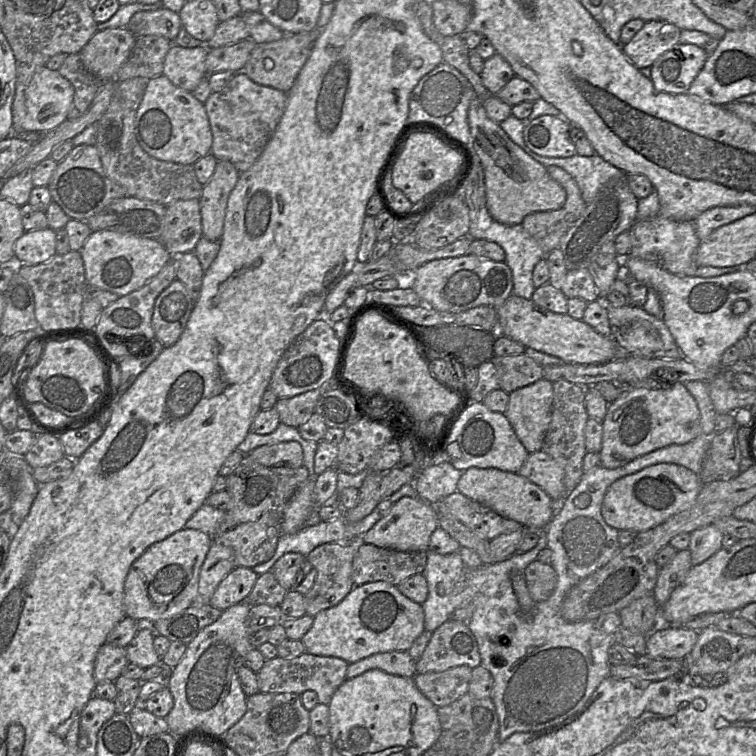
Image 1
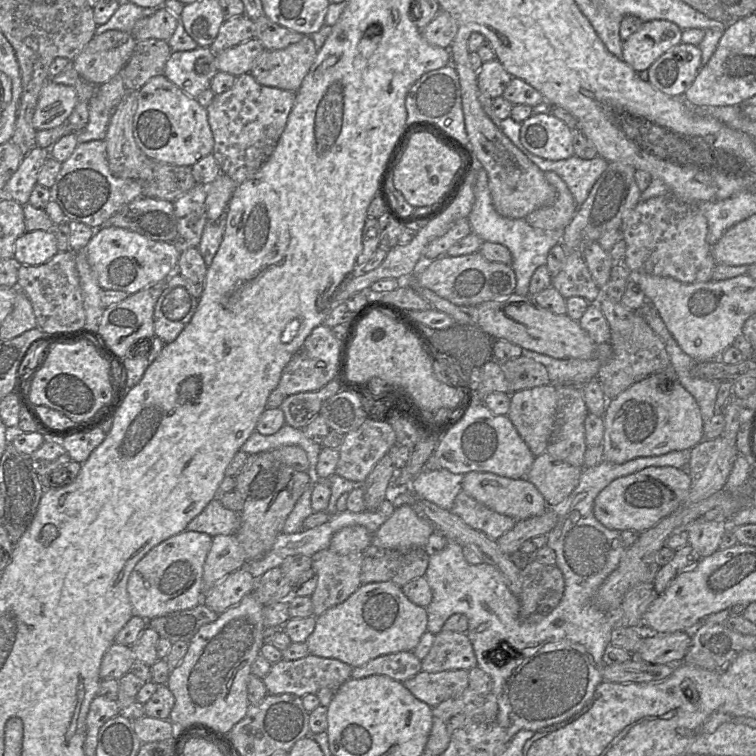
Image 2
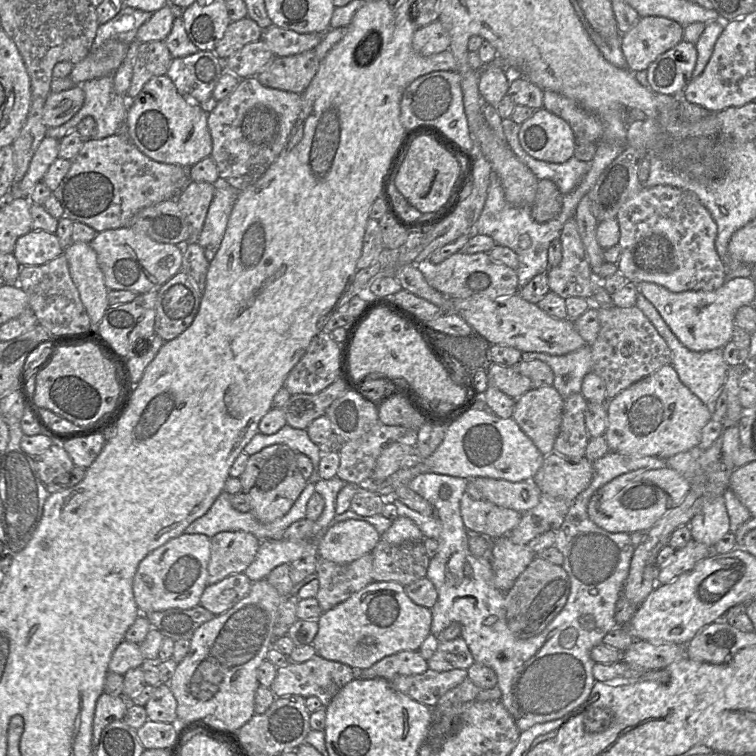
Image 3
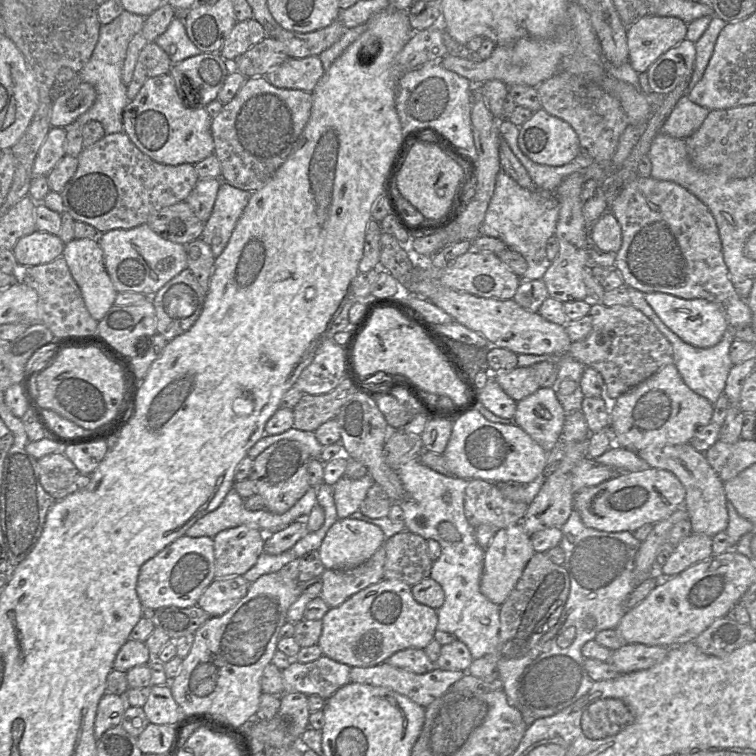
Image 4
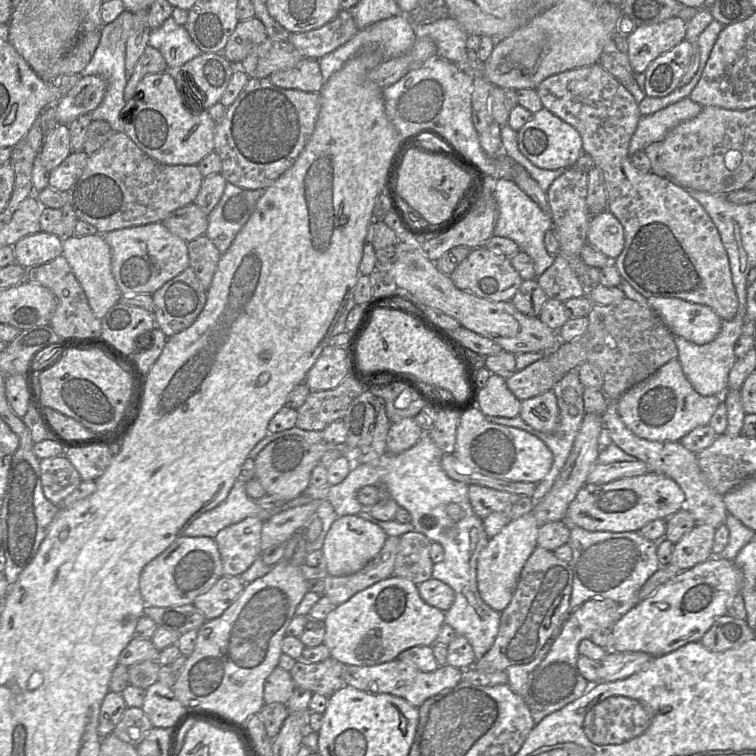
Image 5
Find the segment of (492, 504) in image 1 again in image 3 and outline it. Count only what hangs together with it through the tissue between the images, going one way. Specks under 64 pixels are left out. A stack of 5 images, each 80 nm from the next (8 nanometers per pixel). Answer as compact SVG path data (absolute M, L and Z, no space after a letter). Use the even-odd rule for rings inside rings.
M475 477L467 480L471 481L489 502L520 513L525 513L537 506L542 494L533 480L510 482L487 477Z

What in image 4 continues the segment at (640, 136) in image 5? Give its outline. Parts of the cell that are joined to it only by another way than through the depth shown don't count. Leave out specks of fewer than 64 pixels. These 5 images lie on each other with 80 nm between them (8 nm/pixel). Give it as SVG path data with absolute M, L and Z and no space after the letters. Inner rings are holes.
M686 95L681 97L663 123L660 133L686 139L700 128L710 110L693 103Z

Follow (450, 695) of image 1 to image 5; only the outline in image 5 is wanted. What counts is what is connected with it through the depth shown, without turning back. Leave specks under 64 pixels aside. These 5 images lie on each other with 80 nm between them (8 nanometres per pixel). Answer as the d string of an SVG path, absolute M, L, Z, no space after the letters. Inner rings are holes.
M395 659L377 666L344 665L342 678L346 685L372 694L391 694L401 697L419 708L427 699L456 686L463 678L463 670L450 665L439 666L435 671L423 672L412 663Z

